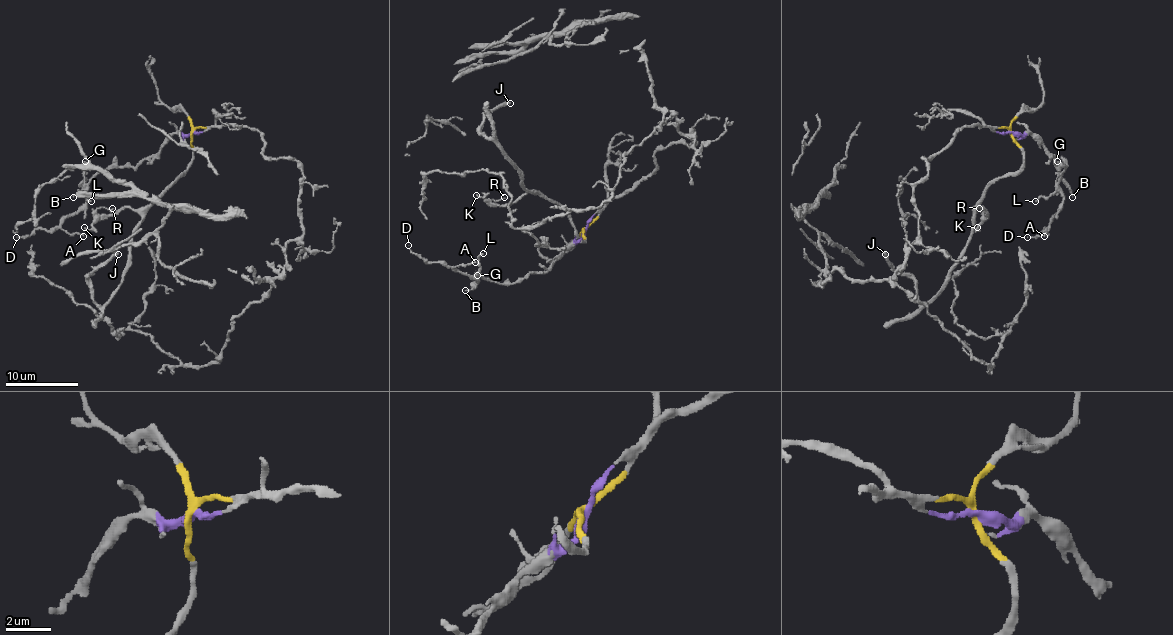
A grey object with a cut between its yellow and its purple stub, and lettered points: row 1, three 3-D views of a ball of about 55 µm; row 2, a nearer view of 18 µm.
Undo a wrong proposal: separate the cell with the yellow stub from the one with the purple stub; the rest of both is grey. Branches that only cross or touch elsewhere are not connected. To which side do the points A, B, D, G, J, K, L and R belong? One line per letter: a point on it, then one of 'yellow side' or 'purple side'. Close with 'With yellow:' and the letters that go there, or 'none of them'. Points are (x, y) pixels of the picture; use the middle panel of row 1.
A: place (475, 262); purple side
B: place (465, 290); purple side
D: place (408, 245); purple side
G: place (477, 275); purple side
J: place (510, 103); yellow side
K: place (476, 195); yellow side
L: place (483, 253); purple side
R: place (504, 197); yellow side
With yellow: J, K, R

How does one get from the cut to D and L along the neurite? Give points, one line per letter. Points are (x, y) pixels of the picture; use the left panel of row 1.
D: (193, 132), (174, 134), (153, 157), (135, 166), (106, 168), (89, 183), (86, 203), (53, 228), (17, 237)
L: (193, 132), (174, 134), (153, 157), (144, 157), (135, 166), (106, 168), (89, 183), (88, 199), (91, 201)

